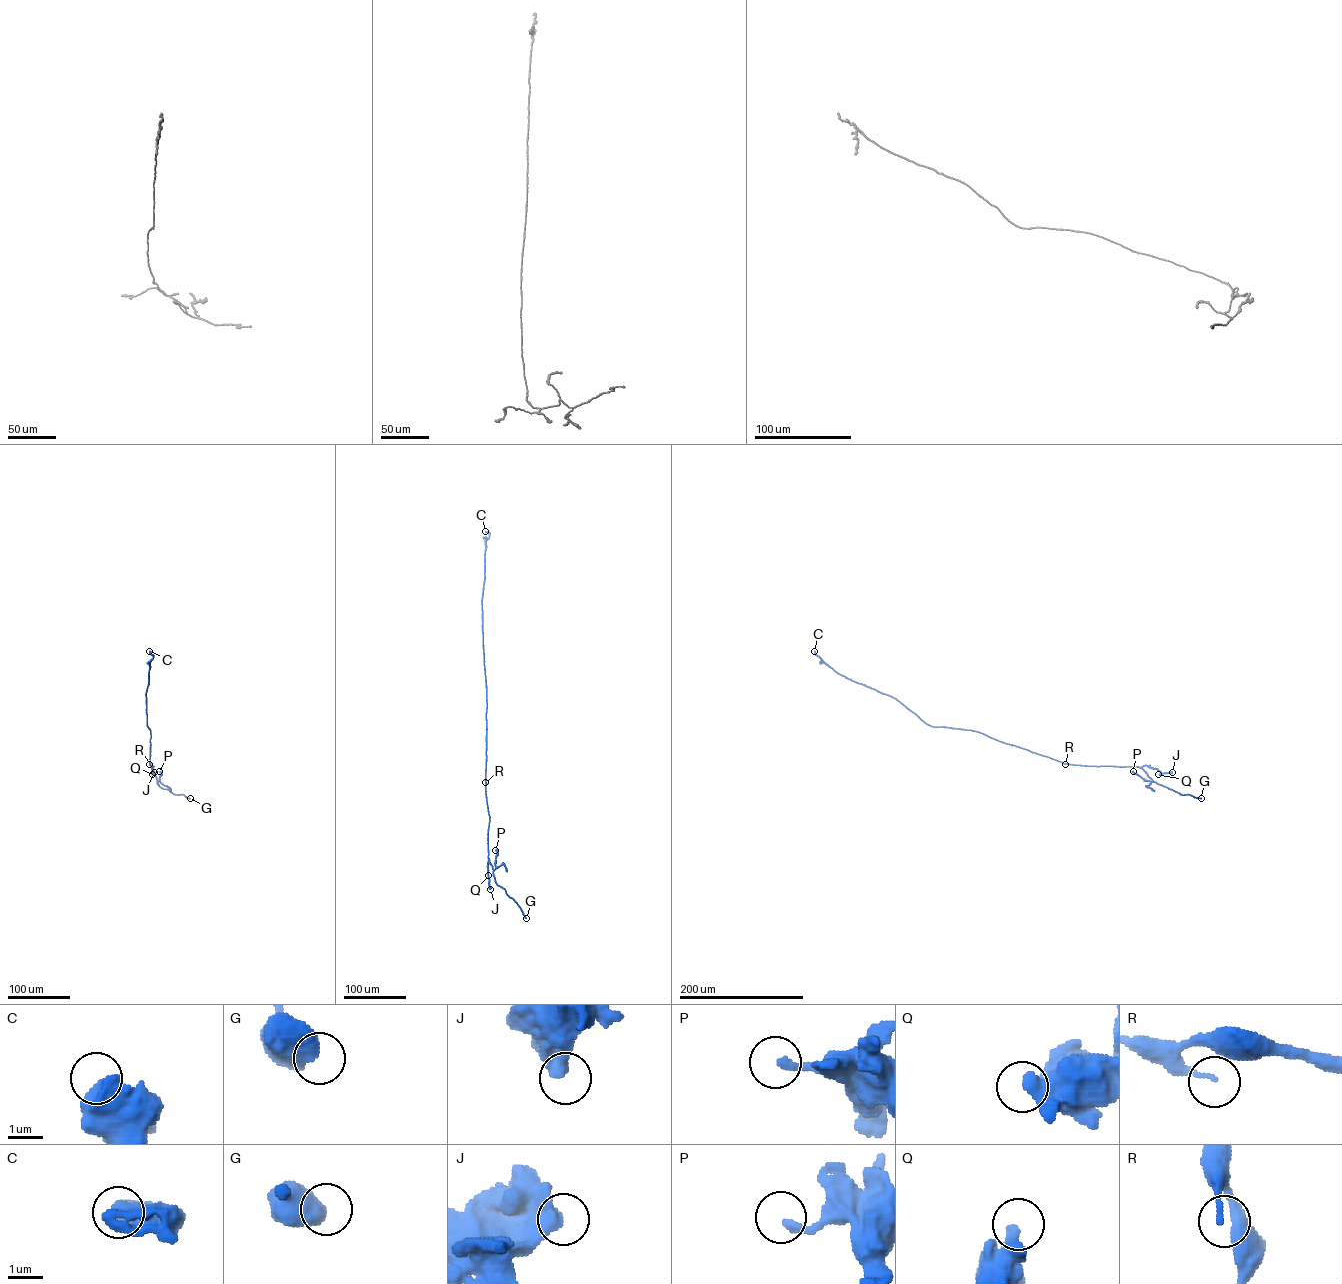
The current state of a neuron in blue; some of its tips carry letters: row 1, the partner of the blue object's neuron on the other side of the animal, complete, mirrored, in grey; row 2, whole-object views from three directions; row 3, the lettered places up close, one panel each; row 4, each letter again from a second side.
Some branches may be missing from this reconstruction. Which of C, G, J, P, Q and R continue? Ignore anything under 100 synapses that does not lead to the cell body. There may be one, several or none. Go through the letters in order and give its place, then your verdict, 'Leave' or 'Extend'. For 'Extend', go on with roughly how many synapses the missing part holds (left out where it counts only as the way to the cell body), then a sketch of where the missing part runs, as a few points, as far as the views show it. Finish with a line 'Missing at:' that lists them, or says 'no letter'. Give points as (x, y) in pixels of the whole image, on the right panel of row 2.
C: Place: (814, 651). Leave
G: Place: (1201, 798). Leave
J: Place: (1172, 772). Leave
P: Place: (1133, 771). Leave
Q: Place: (1158, 774). Leave
R: Place: (1065, 764). Leave
Missing at: no letter

